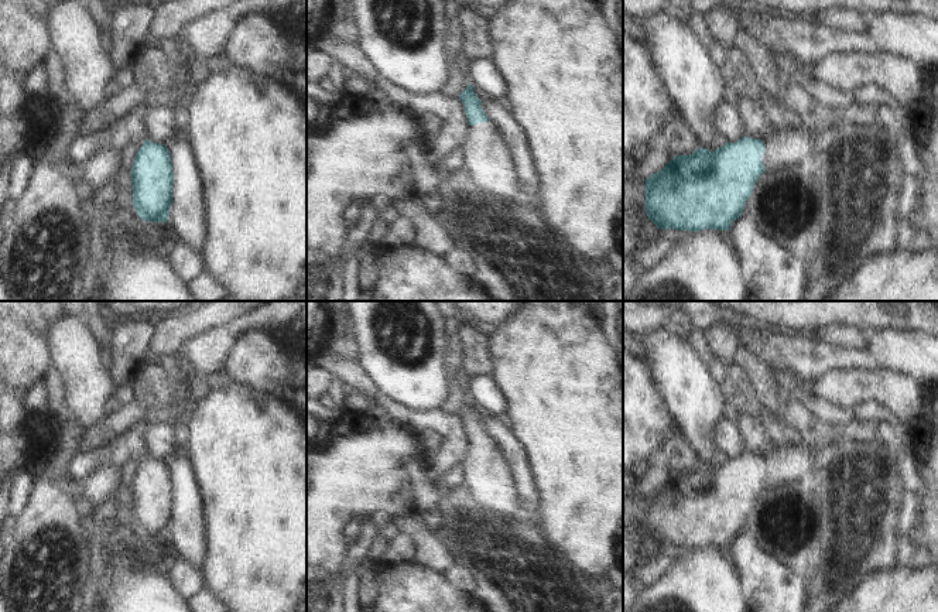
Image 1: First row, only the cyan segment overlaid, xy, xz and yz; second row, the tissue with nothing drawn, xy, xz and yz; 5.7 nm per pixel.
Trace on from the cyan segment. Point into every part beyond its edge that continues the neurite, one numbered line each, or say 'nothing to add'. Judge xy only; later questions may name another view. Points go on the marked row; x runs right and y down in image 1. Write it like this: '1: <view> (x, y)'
nothing to add

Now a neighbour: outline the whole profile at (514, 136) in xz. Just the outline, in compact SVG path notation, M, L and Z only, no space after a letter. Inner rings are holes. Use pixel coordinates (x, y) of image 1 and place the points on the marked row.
M476 88L473 92L482 100L480 106L486 116L500 129L506 146L511 151L524 201L535 204L540 192L540 181L526 130L511 114L503 99L487 96Z

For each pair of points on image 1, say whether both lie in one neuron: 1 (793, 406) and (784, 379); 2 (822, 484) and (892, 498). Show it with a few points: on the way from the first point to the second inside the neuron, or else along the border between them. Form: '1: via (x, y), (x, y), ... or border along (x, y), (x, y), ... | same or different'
1: border along (800, 393), (790, 396) | different
2: via (839, 484), (846, 484), (855, 492), (875, 493) | same

